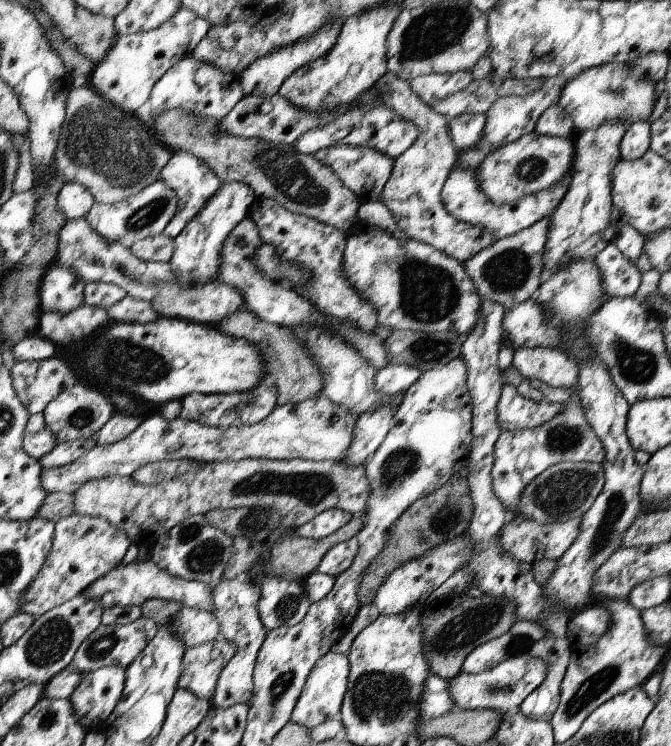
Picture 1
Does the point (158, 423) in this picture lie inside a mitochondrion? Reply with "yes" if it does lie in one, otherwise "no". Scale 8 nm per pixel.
no

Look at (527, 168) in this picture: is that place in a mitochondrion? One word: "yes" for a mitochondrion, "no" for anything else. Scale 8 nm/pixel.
yes

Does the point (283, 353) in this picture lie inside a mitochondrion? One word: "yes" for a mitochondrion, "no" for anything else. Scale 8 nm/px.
yes

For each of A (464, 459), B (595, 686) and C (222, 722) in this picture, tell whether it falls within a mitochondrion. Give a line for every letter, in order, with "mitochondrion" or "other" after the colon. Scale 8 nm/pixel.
A: other
B: mitochondrion
C: other

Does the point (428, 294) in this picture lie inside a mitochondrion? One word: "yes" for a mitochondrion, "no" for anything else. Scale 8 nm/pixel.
yes

